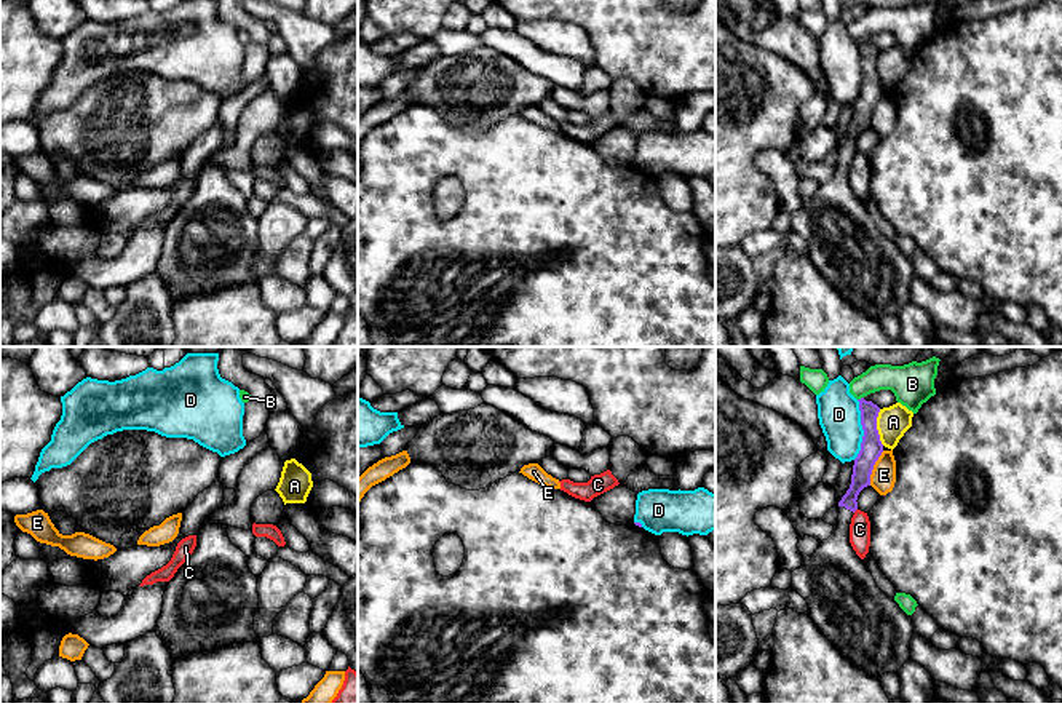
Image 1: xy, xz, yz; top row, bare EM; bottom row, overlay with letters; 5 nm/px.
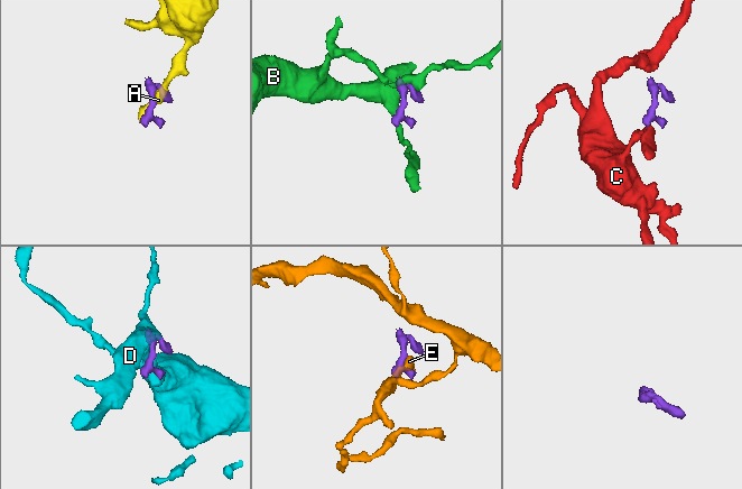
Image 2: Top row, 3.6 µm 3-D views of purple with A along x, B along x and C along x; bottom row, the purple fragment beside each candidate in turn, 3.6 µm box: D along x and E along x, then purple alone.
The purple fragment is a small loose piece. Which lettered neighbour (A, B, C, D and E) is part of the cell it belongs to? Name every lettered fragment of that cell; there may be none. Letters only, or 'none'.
none

